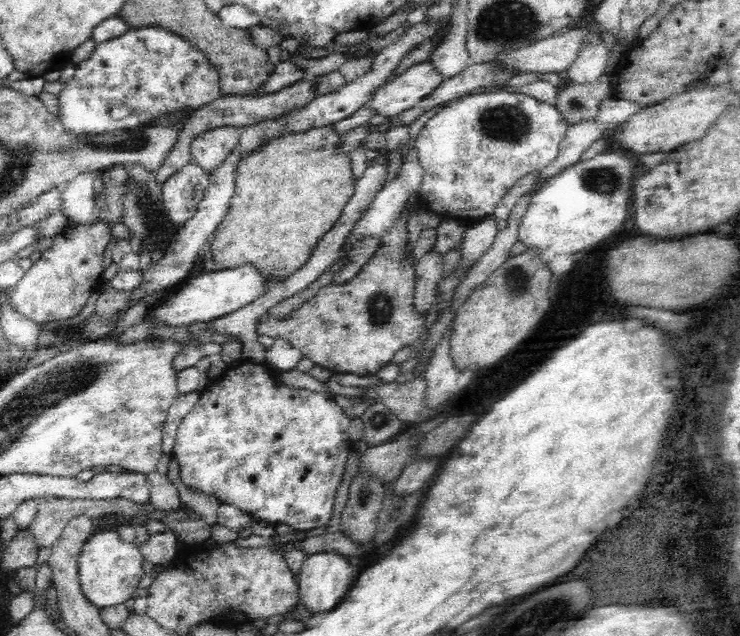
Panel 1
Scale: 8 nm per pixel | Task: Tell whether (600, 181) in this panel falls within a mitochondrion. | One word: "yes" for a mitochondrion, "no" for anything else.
yes

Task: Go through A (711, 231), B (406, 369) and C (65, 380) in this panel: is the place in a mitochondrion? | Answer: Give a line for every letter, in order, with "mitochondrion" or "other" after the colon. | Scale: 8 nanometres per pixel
A: other
B: other
C: mitochondrion

